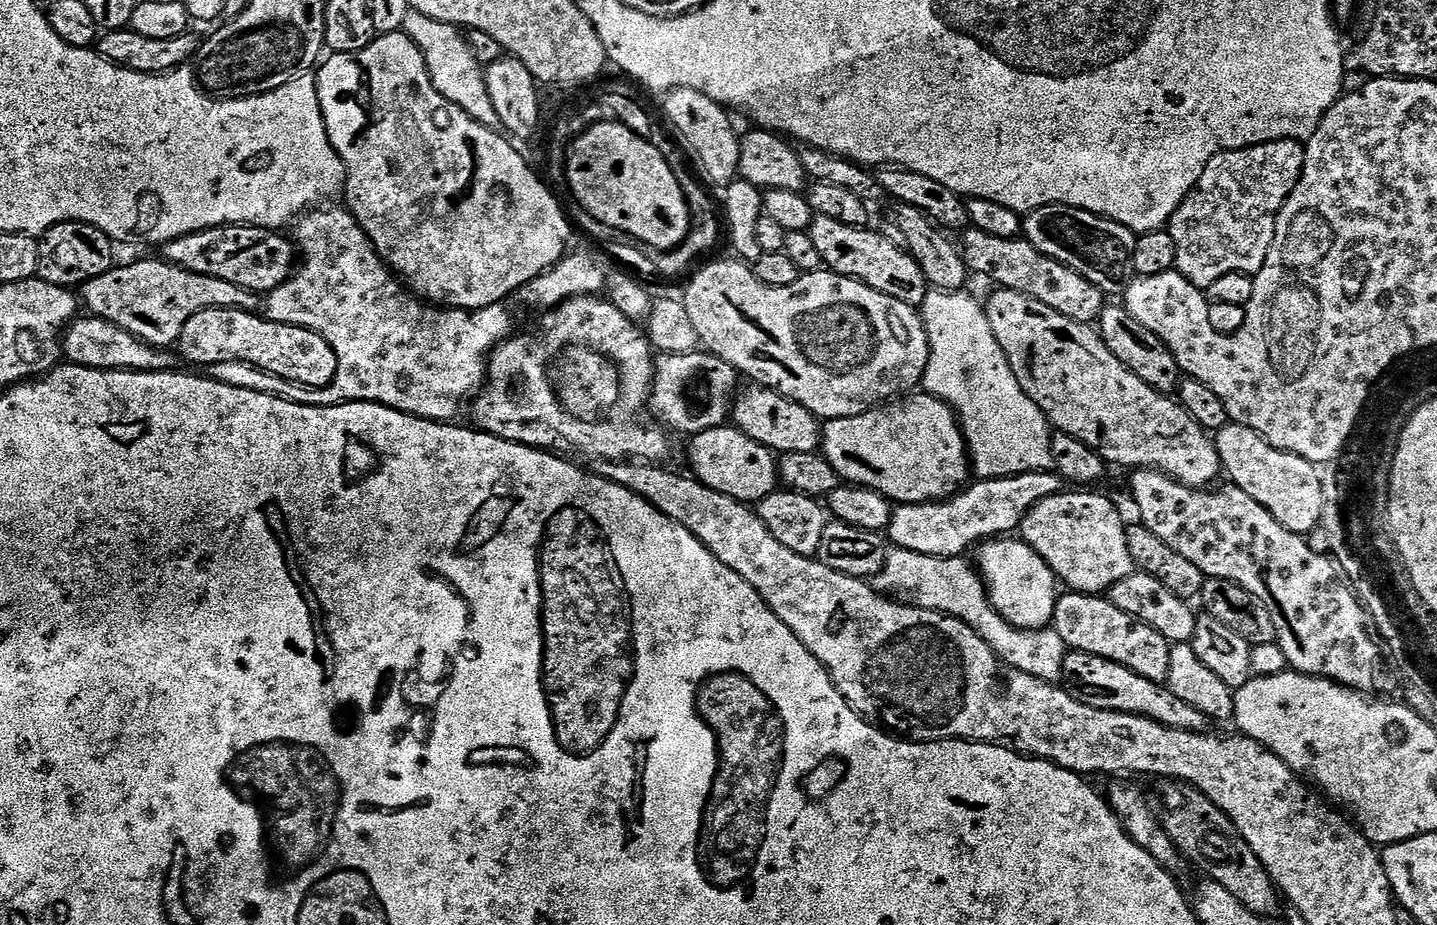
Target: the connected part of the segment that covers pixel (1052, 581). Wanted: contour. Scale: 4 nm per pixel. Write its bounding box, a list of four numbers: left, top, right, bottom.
[978,538,1058,630]

